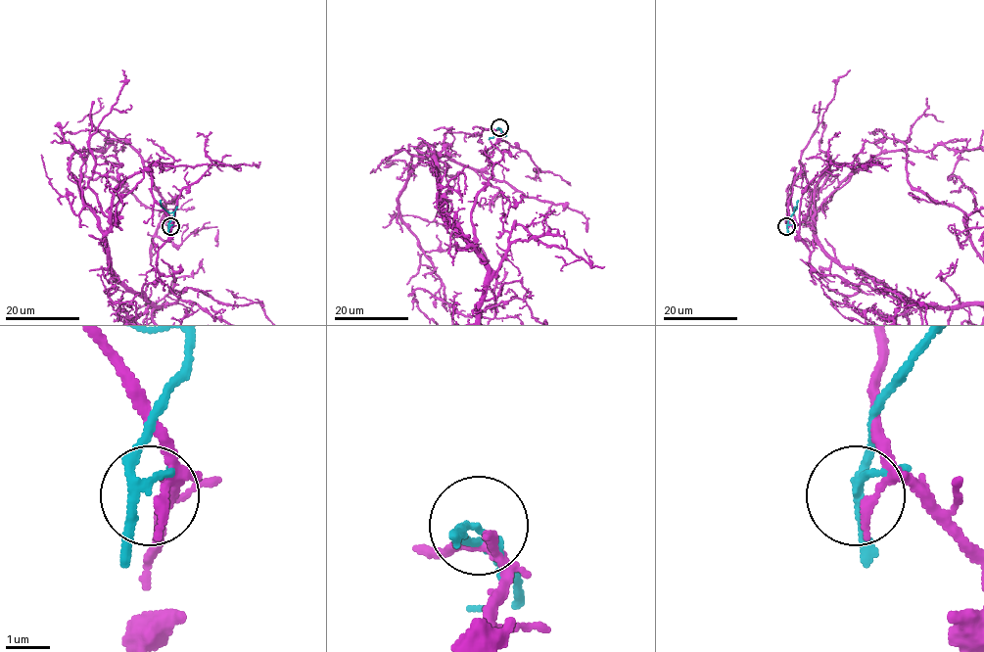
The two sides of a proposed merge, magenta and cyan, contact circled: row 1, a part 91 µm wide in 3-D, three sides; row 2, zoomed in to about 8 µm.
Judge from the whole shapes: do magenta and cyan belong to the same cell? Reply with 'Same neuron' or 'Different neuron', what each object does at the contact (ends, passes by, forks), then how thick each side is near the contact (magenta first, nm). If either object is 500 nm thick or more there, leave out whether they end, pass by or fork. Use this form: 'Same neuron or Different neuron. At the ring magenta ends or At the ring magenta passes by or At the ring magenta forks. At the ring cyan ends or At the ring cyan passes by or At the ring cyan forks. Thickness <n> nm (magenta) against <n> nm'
Different neuron. At the ring magenta ends. At the ring cyan forks. Thickness 240 nm (magenta) against 160 nm

